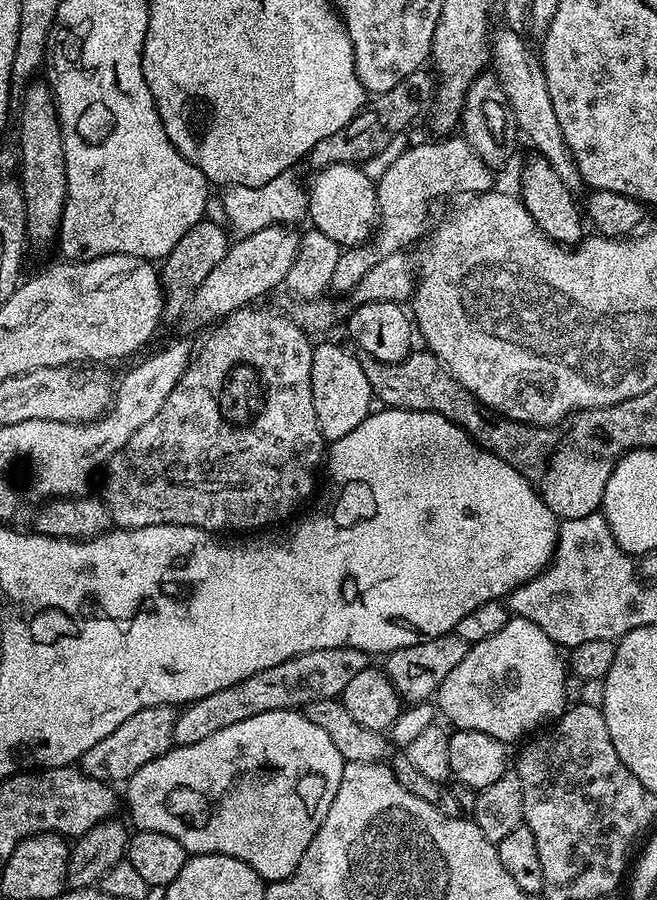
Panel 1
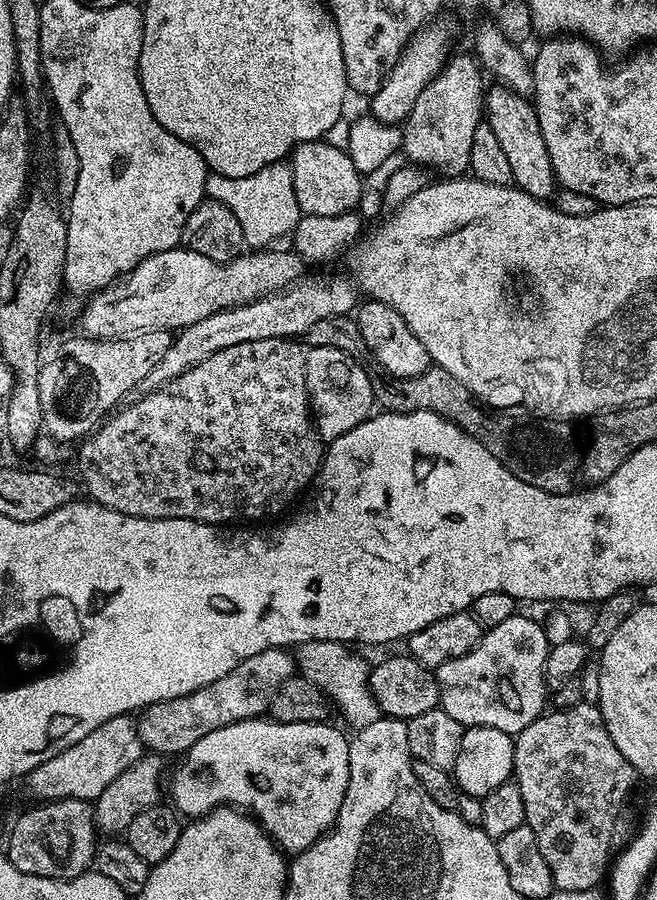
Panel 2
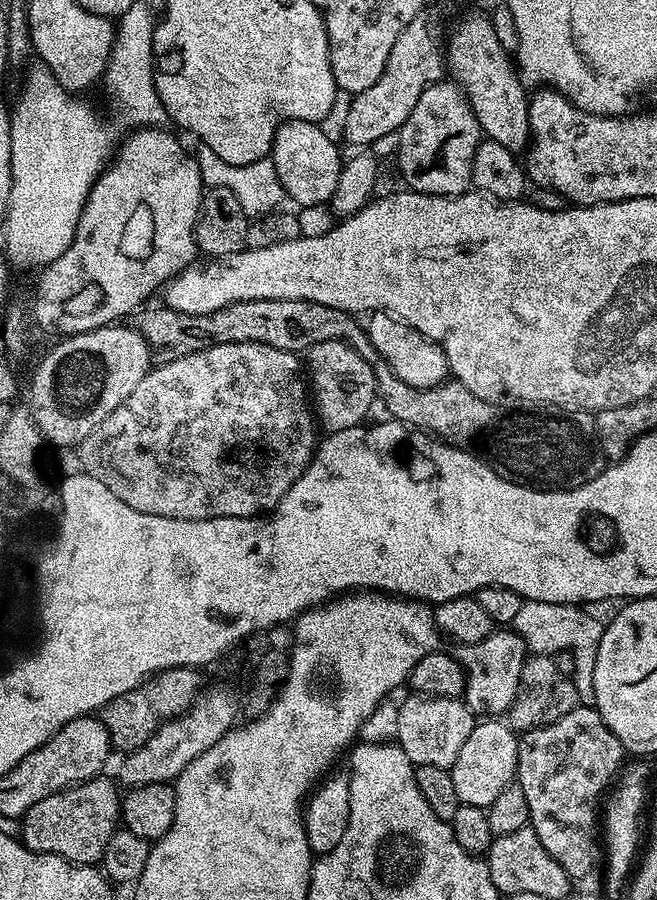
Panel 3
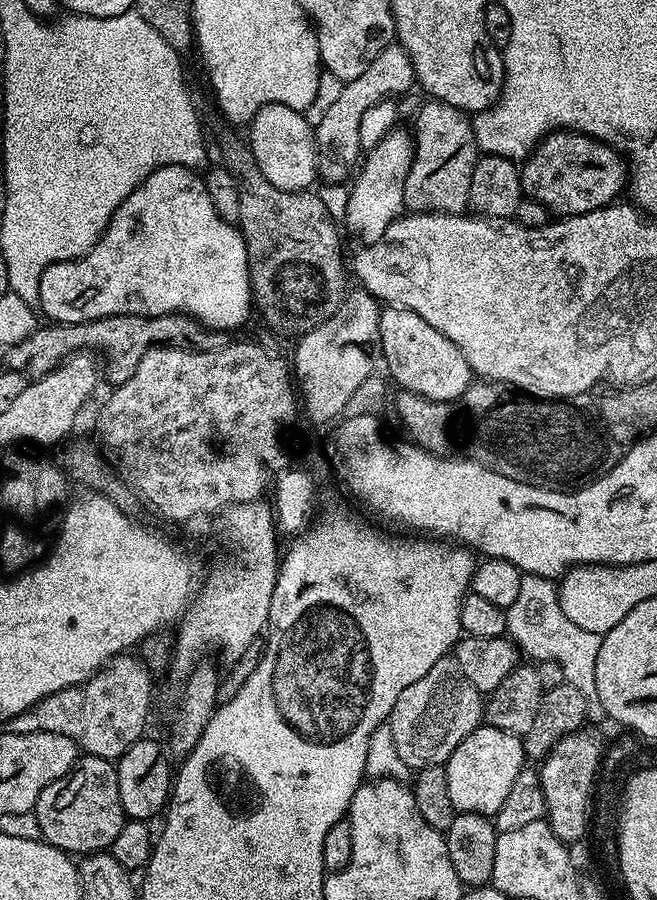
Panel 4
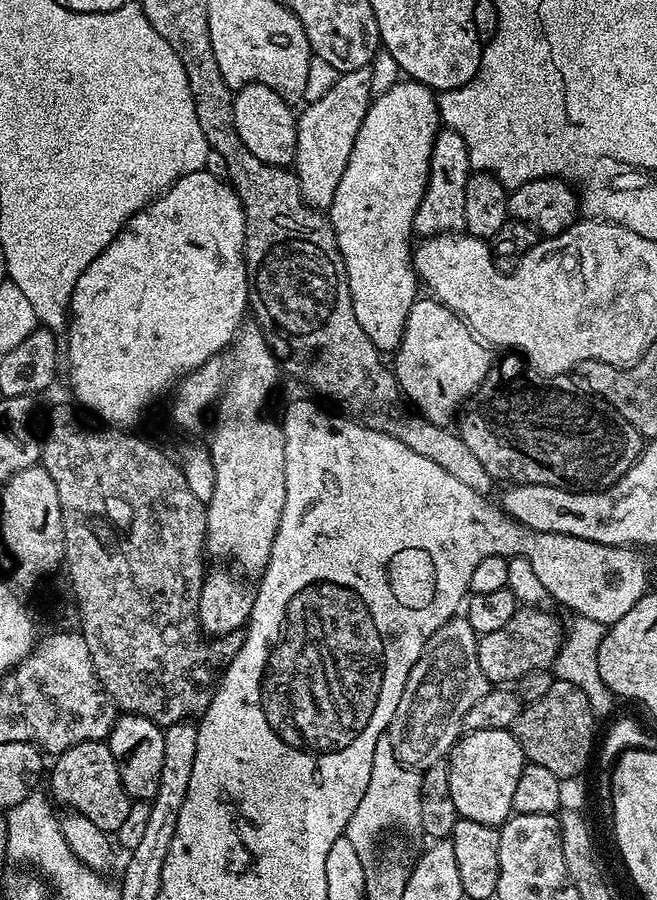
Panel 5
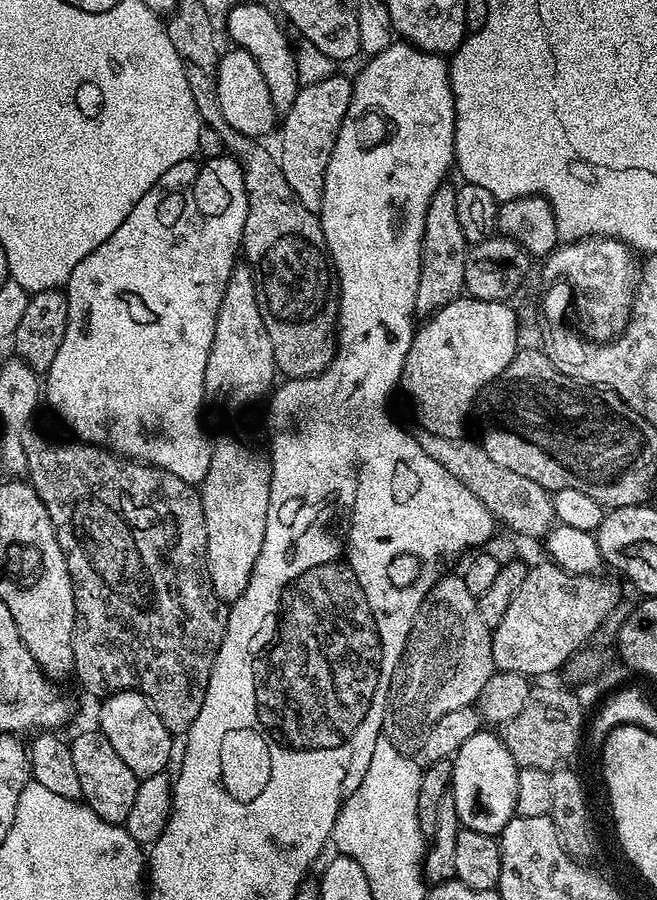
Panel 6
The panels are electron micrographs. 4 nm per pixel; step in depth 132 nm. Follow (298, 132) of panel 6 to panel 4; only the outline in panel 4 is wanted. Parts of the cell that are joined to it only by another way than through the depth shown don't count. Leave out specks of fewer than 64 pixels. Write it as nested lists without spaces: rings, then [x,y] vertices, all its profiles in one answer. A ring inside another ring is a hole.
[[[393,42],[386,46],[386,50],[382,50],[382,54],[378,54],[378,58],[374,58],[374,62],[370,62],[370,66],[366,66],[363,74],[358,74],[358,78],[345,83],[342,94],[335,99],[335,103],[331,103],[330,110],[326,110],[322,122],[314,127],[316,175],[321,181],[340,184],[353,175],[362,156],[358,138],[358,126],[362,126],[362,114],[366,114],[366,110],[370,110],[385,98],[400,98],[408,87],[413,87],[415,79],[416,71],[412,69],[410,54],[406,54],[406,50],[399,42]]]

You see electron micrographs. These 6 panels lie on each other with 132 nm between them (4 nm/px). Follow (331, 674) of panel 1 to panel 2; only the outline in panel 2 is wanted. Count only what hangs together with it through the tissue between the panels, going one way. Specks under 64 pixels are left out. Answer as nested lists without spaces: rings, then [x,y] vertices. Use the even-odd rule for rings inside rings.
[[[271,648],[262,654],[254,654],[254,658],[246,658],[246,662],[234,666],[226,678],[218,678],[218,682],[210,682],[210,686],[202,686],[202,690],[143,709],[138,716],[140,740],[149,753],[164,758],[175,752],[183,754],[198,742],[198,738],[210,734],[210,730],[263,717],[275,702],[281,686],[297,672],[298,664],[291,651]]]

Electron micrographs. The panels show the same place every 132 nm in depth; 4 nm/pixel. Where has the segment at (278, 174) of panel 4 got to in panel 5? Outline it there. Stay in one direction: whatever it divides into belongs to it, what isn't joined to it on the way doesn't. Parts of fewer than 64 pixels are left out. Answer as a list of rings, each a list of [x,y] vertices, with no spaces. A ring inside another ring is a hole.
[[[257,83],[237,87],[232,97],[232,105],[234,106],[234,126],[238,130],[238,138],[242,138],[246,150],[250,150],[250,154],[254,154],[254,158],[258,158],[258,162],[266,162],[273,164],[276,168],[283,168],[295,161],[297,113],[294,111],[293,105],[286,103],[274,90],[270,90],[270,86],[262,86]]]

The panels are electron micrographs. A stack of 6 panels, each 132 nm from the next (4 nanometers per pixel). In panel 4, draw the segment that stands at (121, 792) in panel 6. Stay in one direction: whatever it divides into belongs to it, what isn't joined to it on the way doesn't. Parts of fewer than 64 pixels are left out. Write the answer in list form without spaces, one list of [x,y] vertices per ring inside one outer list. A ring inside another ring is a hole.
[[[81,755],[77,759],[75,768],[62,778],[50,782],[46,790],[38,798],[34,809],[38,818],[40,835],[45,844],[52,844],[69,854],[95,854],[111,849],[112,843],[126,823],[122,810],[122,798],[118,794],[118,774],[113,761],[103,760],[97,756]]]

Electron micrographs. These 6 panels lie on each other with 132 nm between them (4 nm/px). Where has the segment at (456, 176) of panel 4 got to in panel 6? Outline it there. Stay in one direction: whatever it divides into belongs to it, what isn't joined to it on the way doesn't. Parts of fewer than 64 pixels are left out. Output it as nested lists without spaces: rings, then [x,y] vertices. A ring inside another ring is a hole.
[[[441,184],[434,198],[430,200],[430,210],[426,212],[426,230],[422,240],[416,295],[416,314],[420,318],[431,318],[442,306],[461,299],[465,291],[463,279],[470,243],[463,236],[462,224],[458,222],[456,188],[450,184]]]

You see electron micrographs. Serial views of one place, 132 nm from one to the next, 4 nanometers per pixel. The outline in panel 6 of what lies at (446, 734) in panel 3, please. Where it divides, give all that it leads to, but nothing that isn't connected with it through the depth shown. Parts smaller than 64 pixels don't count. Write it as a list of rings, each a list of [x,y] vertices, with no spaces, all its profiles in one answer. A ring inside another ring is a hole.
[[[444,575],[424,599],[424,605],[420,607],[420,613],[416,615],[416,621],[408,635],[404,657],[396,668],[388,691],[383,735],[394,742],[398,750],[409,754],[415,753],[415,748],[417,751],[423,745],[425,736],[432,731],[438,718],[446,718],[446,714],[462,710],[462,706],[467,704],[475,705],[482,694],[482,688],[497,671],[492,657],[492,629],[486,626],[486,622],[482,622],[482,614],[478,614],[477,597],[466,590],[463,575],[452,575]]]

